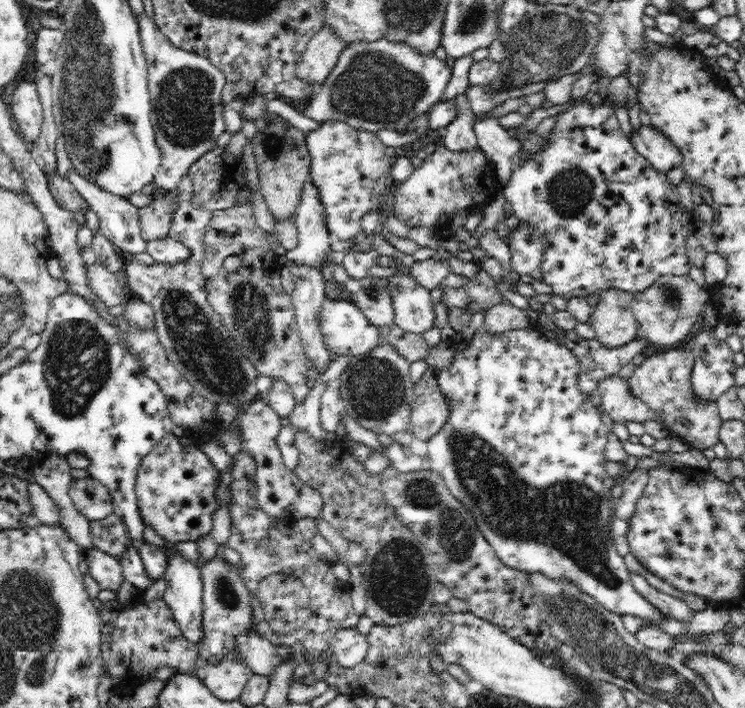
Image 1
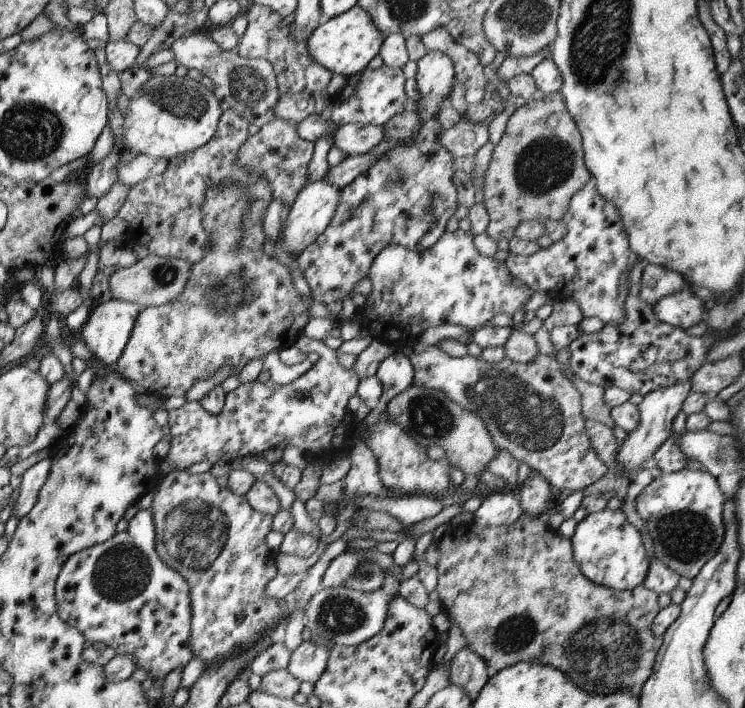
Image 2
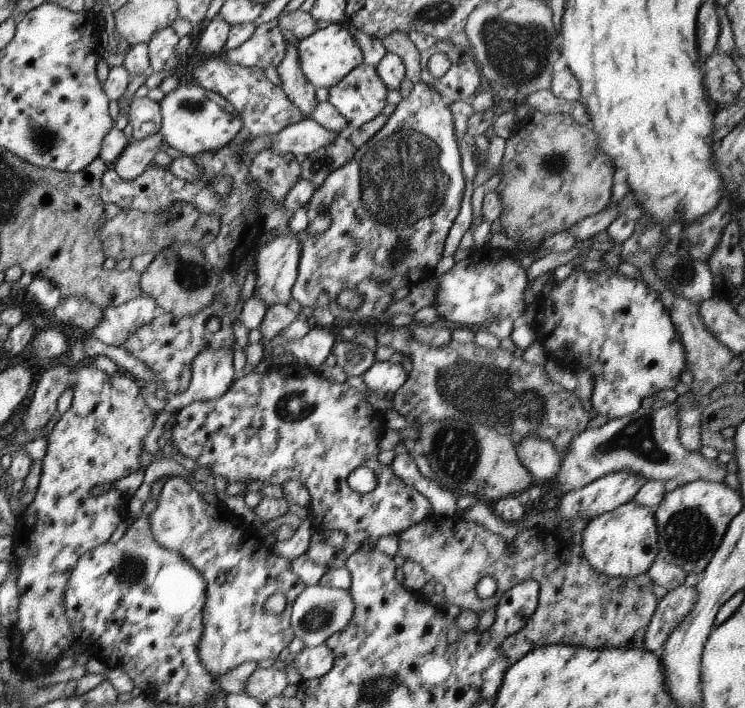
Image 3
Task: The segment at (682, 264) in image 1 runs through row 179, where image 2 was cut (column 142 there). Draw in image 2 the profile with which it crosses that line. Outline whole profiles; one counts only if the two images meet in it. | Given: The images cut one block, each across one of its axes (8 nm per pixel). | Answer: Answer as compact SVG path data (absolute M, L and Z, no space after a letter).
M151 508L139 510L128 521L125 530L111 535L111 538L104 540L102 543L94 544L87 549L75 552L67 558L61 566L57 578L54 582L54 598L57 606L57 614L63 622L67 622L69 626L83 635L85 640L95 642L102 642L105 646L113 648L116 655L132 656L135 661L136 668L141 668L147 672L148 678L154 680L163 679L173 669L180 669L181 671L186 666L188 661L193 656L191 652L190 641L190 620L191 620L191 600L189 597L189 586L183 580L181 574L177 574L175 570L165 566L157 552L155 552L155 526L153 526L153 516L151 516Z

